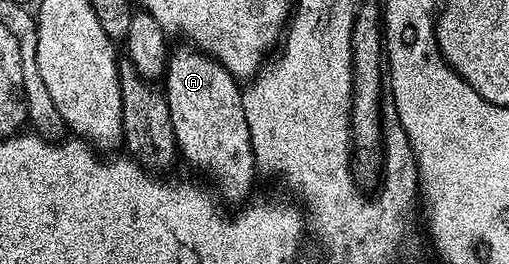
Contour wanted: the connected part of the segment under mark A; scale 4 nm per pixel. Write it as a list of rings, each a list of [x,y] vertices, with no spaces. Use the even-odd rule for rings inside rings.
[[[191,45],[180,46],[184,47],[171,48],[168,66],[162,76],[162,90],[170,109],[170,121],[174,125],[174,137],[179,154],[213,183],[211,186],[218,192],[221,200],[229,204],[230,202],[239,204],[249,198],[247,195],[252,191],[252,182],[258,179],[250,129],[246,125],[246,113],[242,109],[241,84],[217,59],[212,59],[206,52],[199,51],[197,47]]]

